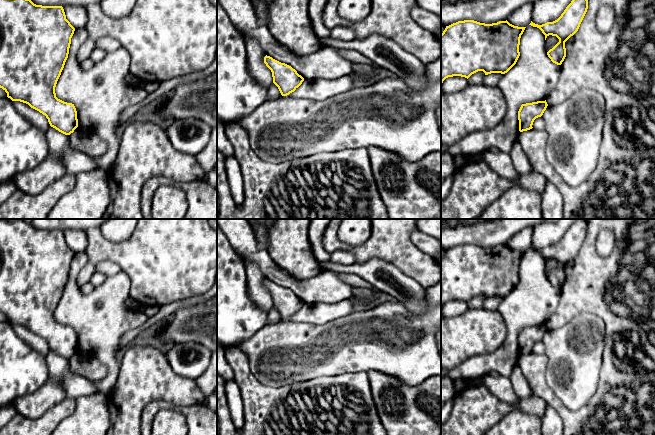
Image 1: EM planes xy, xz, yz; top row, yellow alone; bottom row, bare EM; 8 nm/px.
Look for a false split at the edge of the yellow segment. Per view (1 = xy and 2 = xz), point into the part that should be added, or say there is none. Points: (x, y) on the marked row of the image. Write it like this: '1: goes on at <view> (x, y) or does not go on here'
1: does not go on here
2: does not go on here

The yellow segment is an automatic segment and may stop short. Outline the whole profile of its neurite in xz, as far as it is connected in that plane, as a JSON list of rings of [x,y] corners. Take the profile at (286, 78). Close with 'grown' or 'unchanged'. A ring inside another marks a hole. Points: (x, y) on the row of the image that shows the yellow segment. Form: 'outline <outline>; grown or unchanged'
outline [[[270,56],[264,57],[264,63],[271,70],[273,83],[278,87],[282,96],[294,92],[304,81],[304,78],[291,66],[281,63]]]; unchanged

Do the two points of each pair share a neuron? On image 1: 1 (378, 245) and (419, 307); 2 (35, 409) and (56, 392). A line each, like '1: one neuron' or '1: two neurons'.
1: two neurons
2: one neuron

